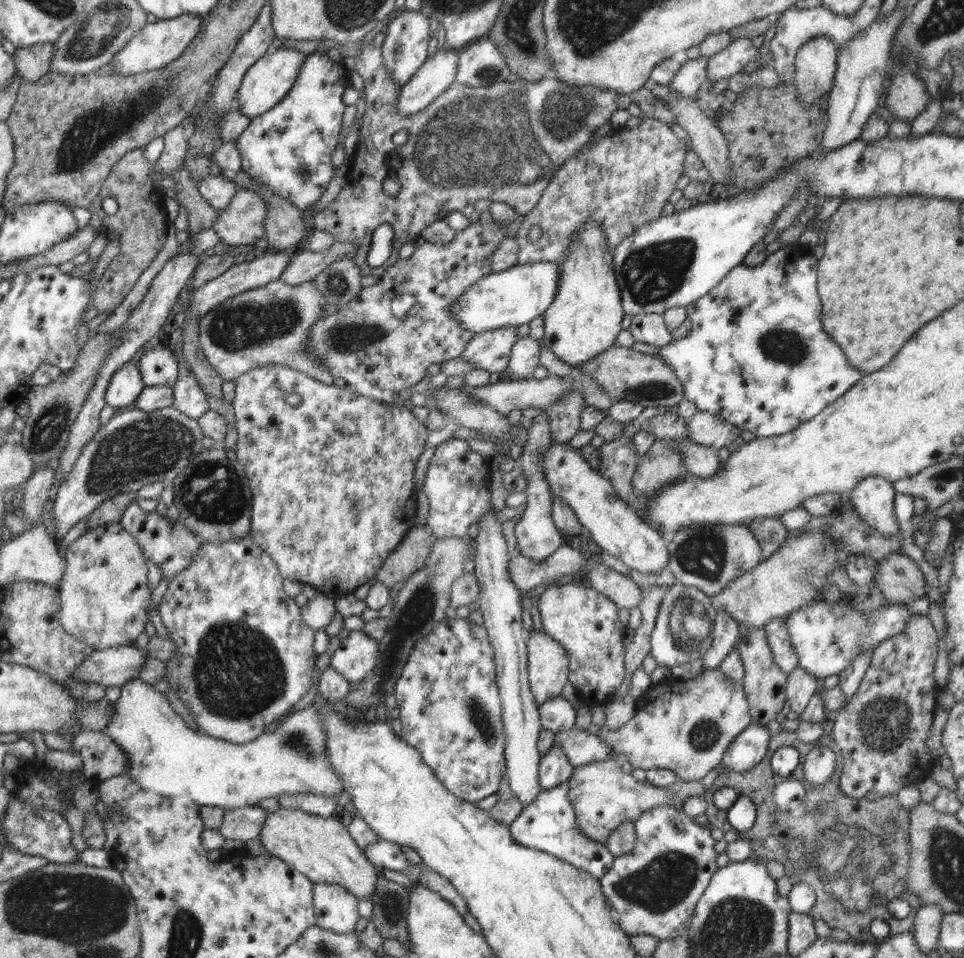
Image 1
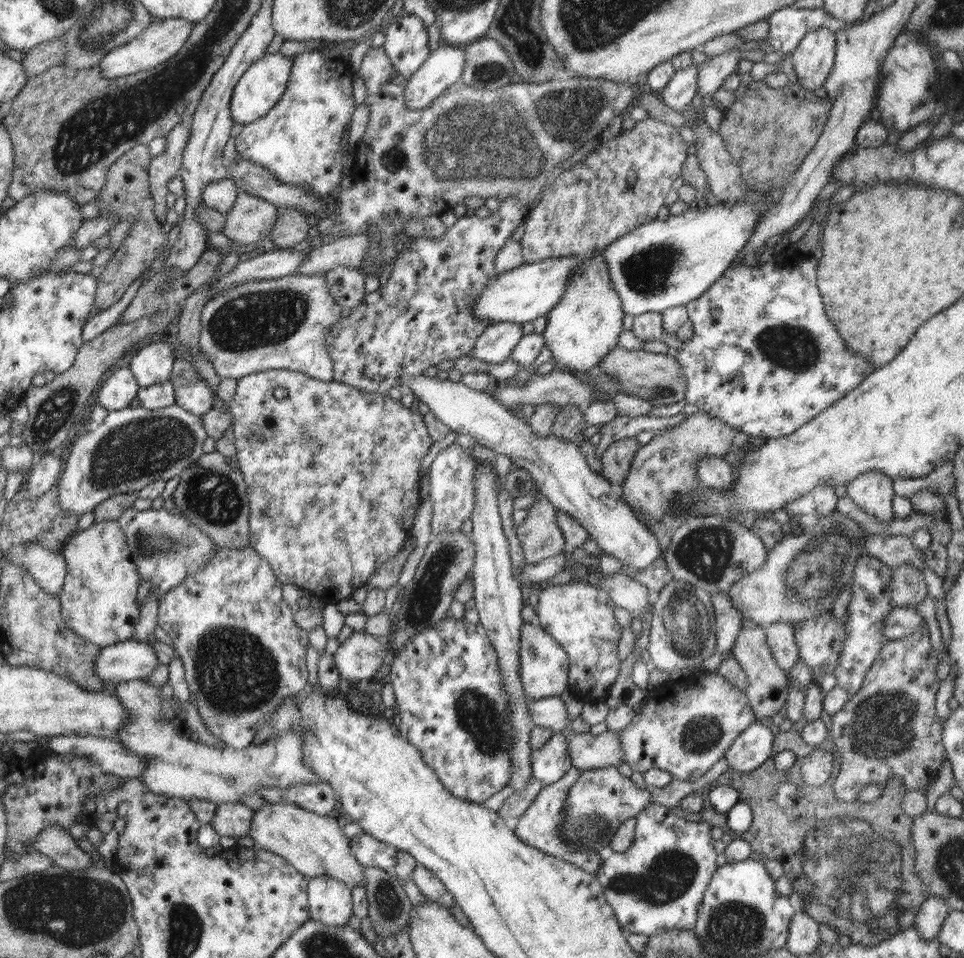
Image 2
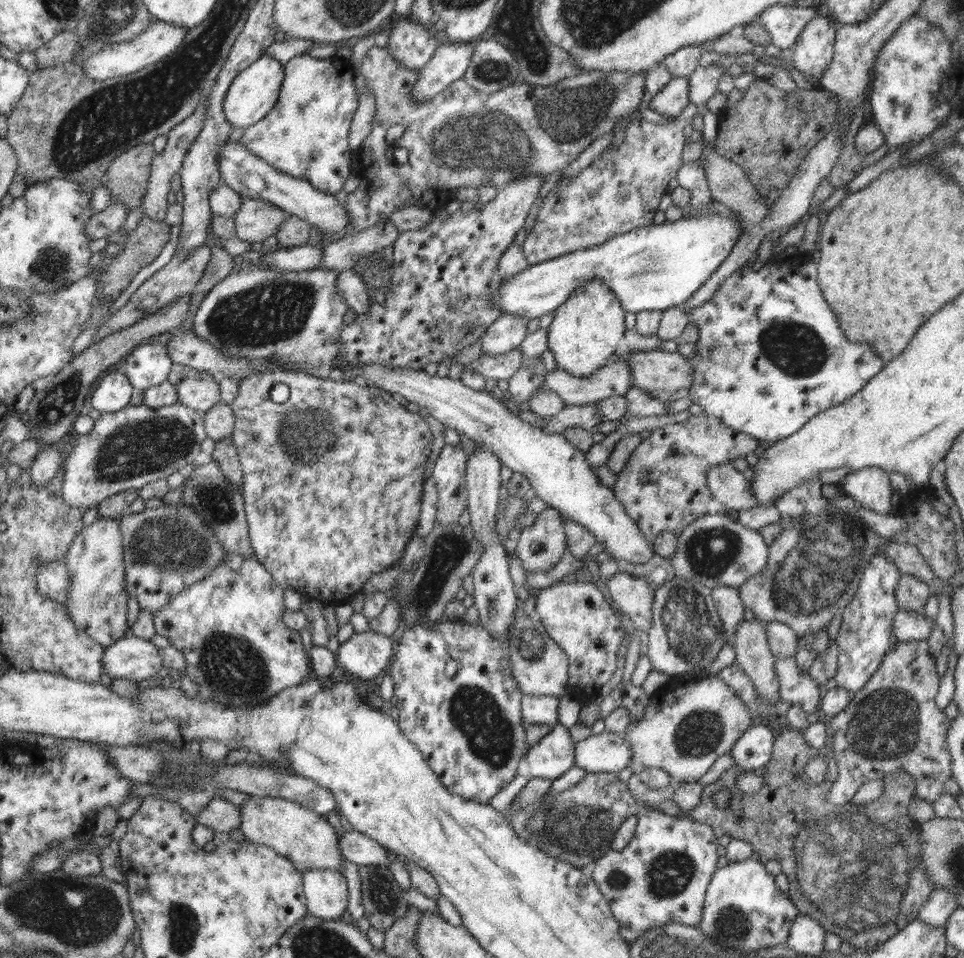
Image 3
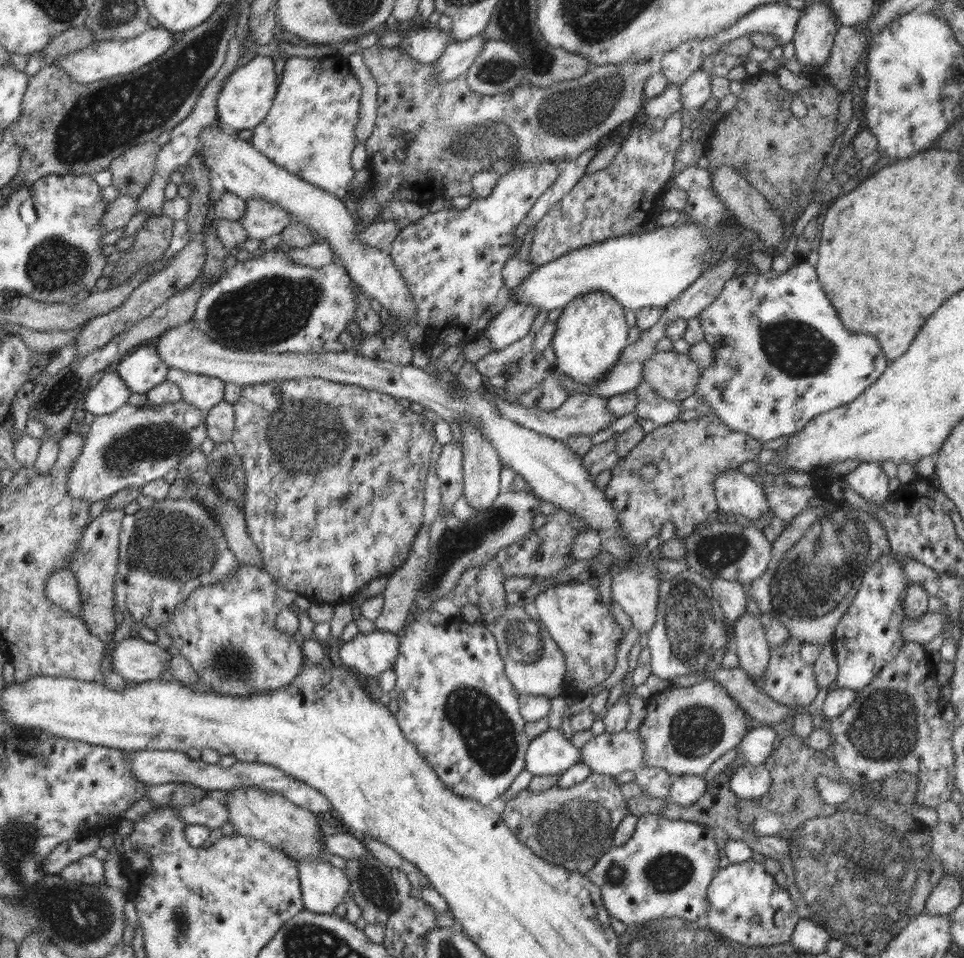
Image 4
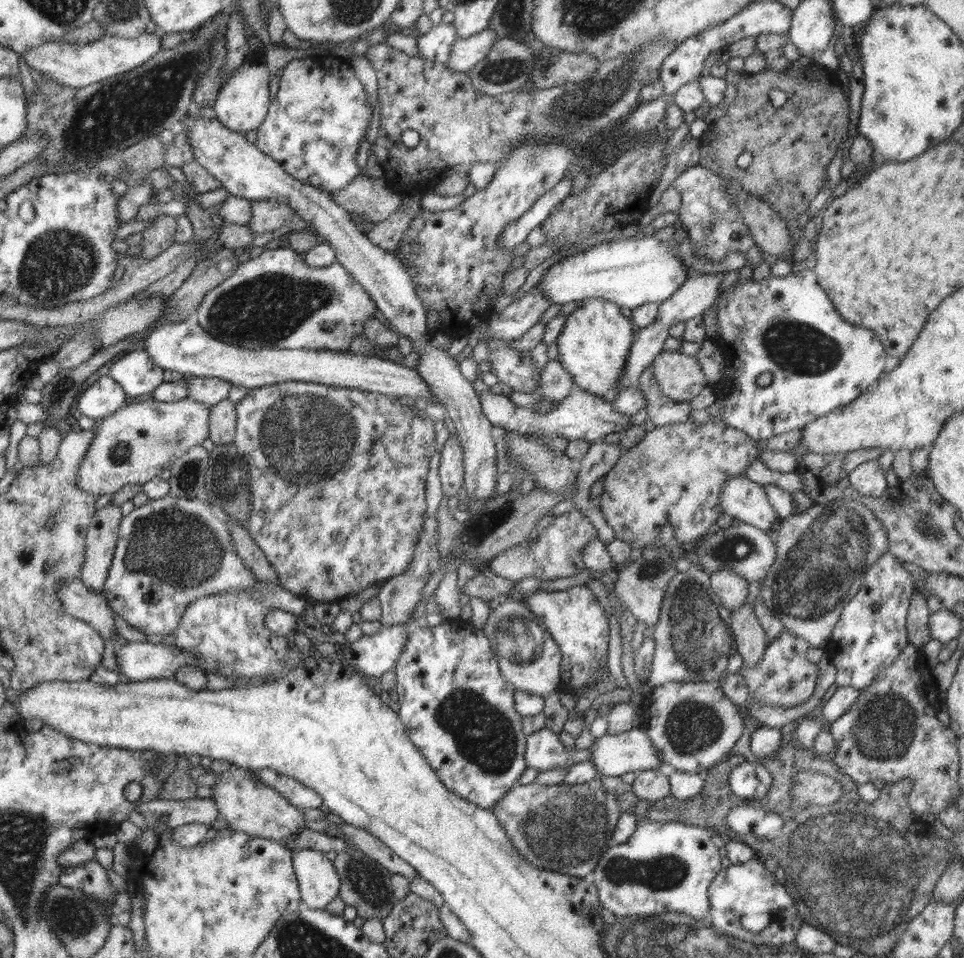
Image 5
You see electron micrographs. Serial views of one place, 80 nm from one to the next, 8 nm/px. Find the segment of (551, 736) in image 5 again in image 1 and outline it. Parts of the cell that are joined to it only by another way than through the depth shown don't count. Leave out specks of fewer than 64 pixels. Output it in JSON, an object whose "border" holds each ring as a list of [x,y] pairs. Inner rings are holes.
{"border":[[[553,744],[548,754],[542,755],[540,760],[539,781],[542,789],[551,789],[564,781],[568,781],[574,768],[570,765],[566,754],[559,746]]]}

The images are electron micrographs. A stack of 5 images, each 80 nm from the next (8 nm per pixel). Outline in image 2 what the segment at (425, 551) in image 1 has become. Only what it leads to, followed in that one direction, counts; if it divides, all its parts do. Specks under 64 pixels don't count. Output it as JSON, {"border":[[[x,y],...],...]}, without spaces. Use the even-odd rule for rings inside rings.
{"border":[[[411,535],[401,551],[388,562],[384,563],[369,579],[365,584],[365,588],[374,590],[376,588],[386,590],[394,586],[398,582],[400,573],[404,566],[405,560],[412,550],[414,550],[416,539]]]}

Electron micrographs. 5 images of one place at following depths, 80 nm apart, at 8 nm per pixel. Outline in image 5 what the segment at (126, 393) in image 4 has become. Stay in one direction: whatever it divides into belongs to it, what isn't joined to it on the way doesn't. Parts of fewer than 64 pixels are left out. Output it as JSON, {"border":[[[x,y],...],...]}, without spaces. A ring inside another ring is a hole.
{"border":[[[100,373],[98,379],[76,400],[79,412],[90,419],[100,420],[114,414],[128,398],[122,386],[110,374]]]}

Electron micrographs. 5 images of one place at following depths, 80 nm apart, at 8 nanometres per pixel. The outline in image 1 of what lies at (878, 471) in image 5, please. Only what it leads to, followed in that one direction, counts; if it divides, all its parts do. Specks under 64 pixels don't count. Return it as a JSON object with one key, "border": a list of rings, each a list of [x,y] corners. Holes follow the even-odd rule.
{"border":[[[884,477],[863,478],[850,492],[850,501],[860,518],[886,538],[900,532],[894,512],[895,488]]]}

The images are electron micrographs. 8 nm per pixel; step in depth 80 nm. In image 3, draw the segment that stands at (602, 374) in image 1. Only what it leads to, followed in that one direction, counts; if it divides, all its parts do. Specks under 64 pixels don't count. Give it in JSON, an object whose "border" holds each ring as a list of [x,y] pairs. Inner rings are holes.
{"border":[[[621,349],[618,355],[620,355],[631,368],[633,386],[641,388],[652,398],[672,404],[675,400],[688,396],[689,388],[693,383],[694,372],[691,362],[679,352],[669,353],[658,349],[646,352],[638,351],[626,353],[625,350]]]}

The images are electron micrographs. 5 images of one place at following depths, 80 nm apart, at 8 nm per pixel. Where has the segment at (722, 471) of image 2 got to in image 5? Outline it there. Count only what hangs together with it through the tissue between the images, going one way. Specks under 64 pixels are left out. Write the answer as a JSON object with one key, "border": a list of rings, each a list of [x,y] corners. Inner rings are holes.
{"border":[[[745,475],[733,476],[724,482],[720,506],[725,521],[737,518],[767,532],[780,519],[767,499],[763,484],[752,482]]]}

